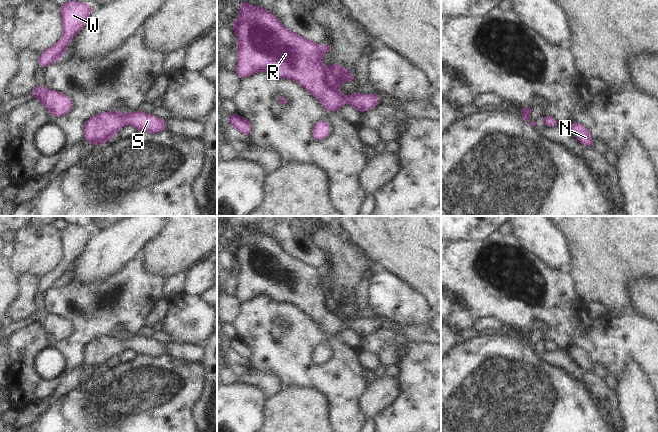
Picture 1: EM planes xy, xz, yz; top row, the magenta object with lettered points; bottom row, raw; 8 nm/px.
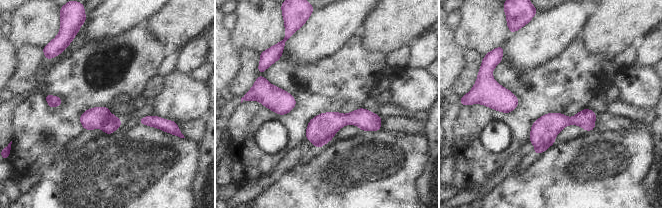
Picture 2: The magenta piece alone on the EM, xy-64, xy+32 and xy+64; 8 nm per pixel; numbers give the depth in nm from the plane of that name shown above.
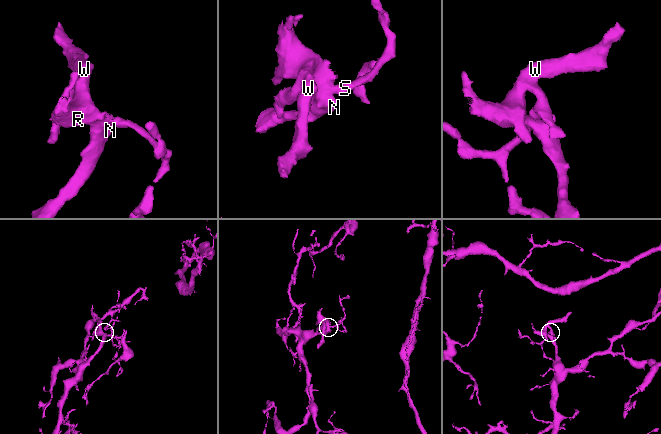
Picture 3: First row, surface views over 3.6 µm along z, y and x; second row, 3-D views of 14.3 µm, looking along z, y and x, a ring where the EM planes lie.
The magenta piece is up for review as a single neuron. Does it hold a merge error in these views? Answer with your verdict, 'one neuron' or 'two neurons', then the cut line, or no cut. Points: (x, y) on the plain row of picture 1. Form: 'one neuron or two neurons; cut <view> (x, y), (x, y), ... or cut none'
one neuron; cut none

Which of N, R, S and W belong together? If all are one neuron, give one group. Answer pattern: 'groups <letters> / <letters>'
groups N R S W

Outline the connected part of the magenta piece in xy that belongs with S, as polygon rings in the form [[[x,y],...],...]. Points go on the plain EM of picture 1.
[[[140,334],[124,339],[116,335],[107,335],[96,338],[86,345],[84,363],[98,371],[113,362],[125,349],[131,349],[137,355],[159,357],[165,355],[166,344]]]

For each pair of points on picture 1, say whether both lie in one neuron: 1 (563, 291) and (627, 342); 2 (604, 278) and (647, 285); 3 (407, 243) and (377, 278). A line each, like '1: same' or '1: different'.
1: same
2: different
3: different

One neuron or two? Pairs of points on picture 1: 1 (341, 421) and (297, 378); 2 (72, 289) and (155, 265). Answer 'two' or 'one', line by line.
1: one
2: two

